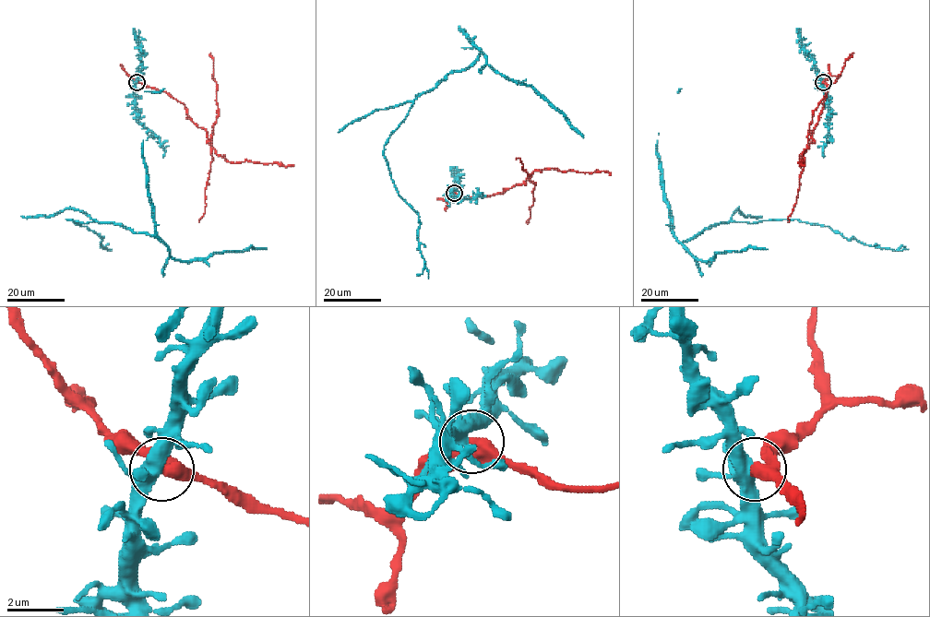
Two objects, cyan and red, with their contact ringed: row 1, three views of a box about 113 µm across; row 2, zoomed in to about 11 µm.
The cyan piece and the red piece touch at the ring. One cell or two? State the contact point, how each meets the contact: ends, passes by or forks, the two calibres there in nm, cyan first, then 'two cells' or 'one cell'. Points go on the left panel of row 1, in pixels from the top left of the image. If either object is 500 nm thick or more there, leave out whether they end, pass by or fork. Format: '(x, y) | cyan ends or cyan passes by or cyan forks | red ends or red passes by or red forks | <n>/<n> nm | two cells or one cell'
(137, 82) | cyan forks | red passes by | 400/360 nm | two cells

